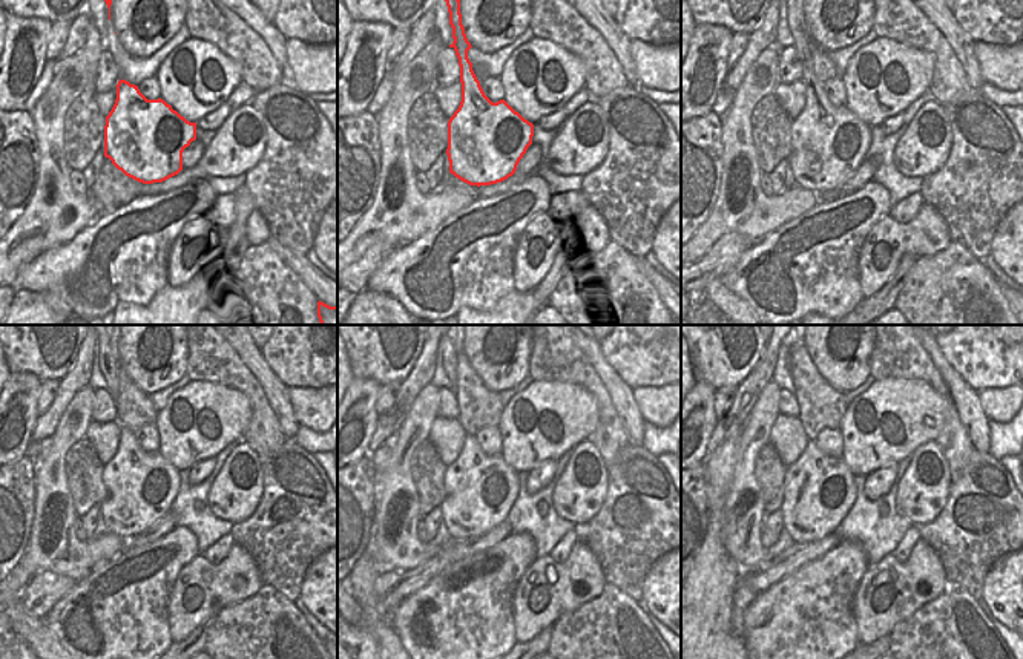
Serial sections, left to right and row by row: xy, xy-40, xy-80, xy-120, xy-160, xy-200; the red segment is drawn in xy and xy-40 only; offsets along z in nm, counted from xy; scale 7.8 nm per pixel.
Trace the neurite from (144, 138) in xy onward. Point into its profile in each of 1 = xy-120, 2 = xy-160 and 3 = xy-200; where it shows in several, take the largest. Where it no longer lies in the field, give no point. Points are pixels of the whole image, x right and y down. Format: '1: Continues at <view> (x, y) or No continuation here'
1: Continues at xy-120 (140, 486)
2: Continues at xy-160 (480, 489)
3: Continues at xy-200 (819, 491)

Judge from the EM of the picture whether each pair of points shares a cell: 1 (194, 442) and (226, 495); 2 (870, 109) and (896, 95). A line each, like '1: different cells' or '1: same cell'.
1: different cells
2: same cell

